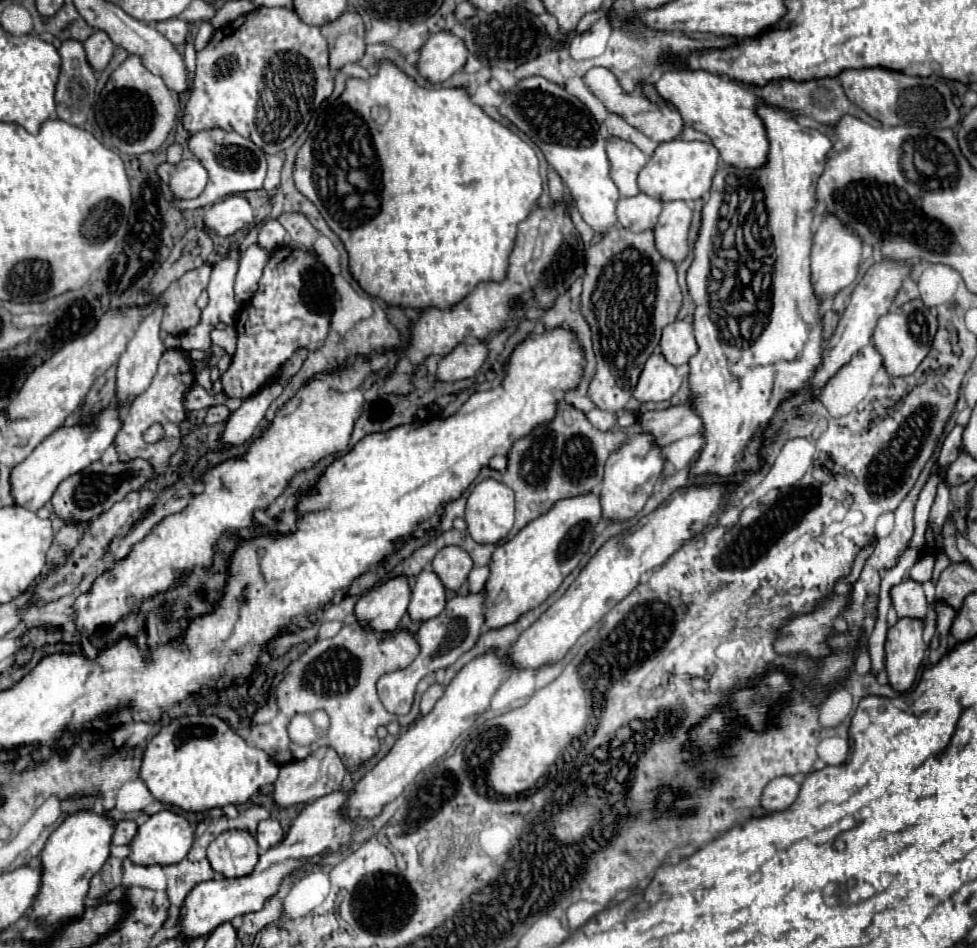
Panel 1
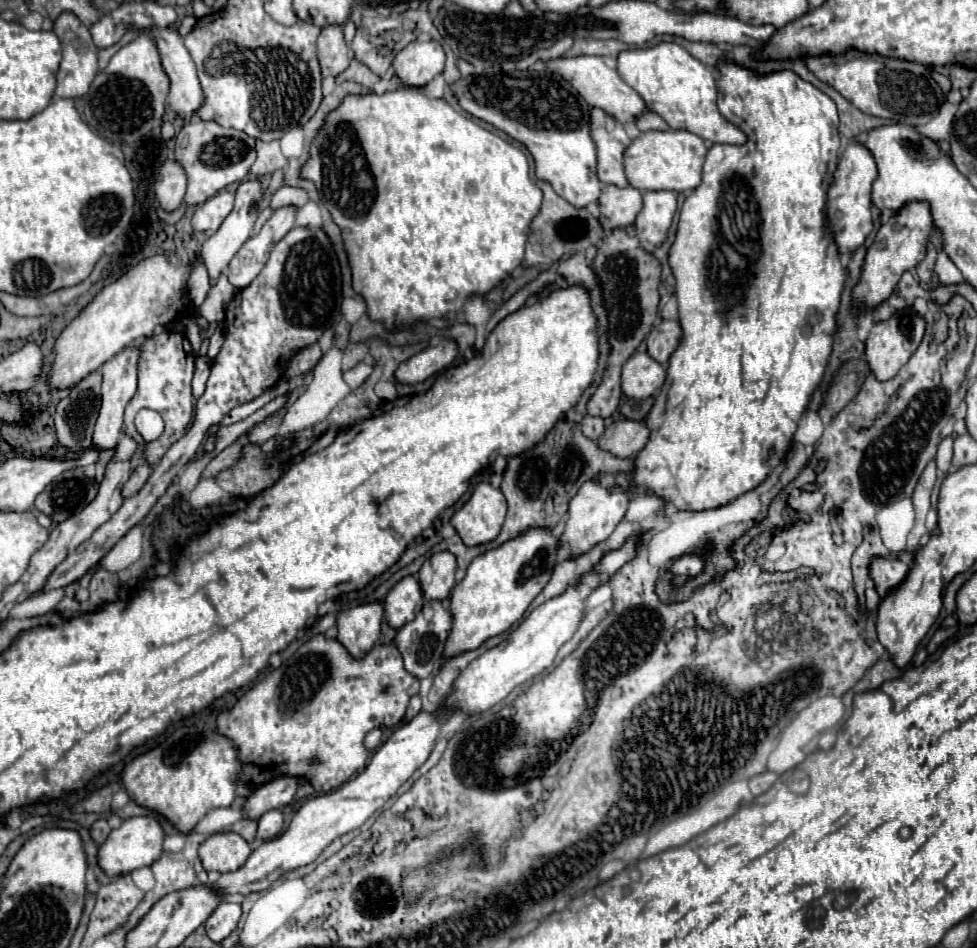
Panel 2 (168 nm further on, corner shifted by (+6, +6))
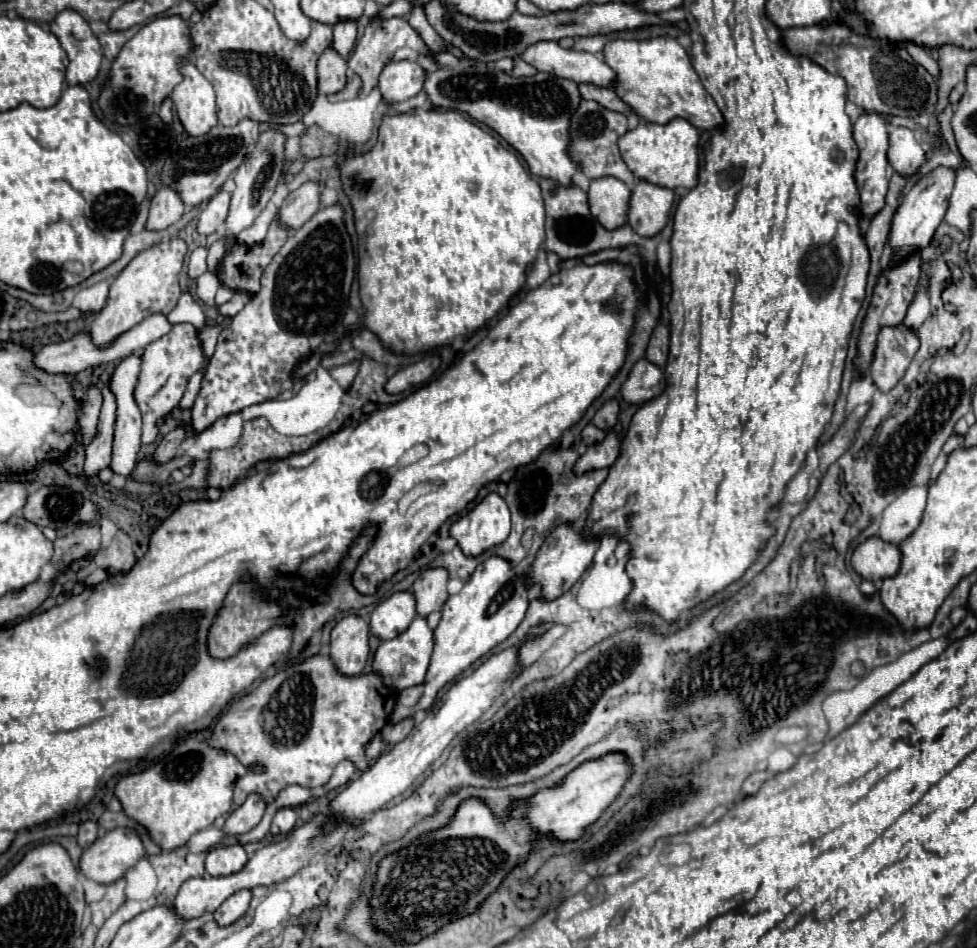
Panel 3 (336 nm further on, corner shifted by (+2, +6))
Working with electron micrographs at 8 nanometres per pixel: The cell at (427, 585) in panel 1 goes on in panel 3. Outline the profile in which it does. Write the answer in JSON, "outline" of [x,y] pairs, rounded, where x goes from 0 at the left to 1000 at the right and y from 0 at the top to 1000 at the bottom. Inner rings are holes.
{"outline":[[[409,623],[391,634],[379,649],[379,670],[389,676],[409,670],[426,651],[426,634],[420,623]]]}

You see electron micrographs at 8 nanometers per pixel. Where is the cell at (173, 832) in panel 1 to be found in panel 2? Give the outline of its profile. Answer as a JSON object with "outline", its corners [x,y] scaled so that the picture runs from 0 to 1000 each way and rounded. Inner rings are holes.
{"outline":[[[135,862],[129,864],[121,874],[117,874],[111,885],[102,891],[100,904],[102,904],[102,915],[111,923],[125,923],[133,921],[135,917],[156,912],[168,902],[168,874],[160,862]]]}

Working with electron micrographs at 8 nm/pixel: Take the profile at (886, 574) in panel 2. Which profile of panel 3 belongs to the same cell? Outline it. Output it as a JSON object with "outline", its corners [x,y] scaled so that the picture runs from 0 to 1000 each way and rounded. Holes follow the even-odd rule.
{"outline":[[[888,566],[880,573],[870,590],[874,602],[888,613],[913,609],[921,600],[921,579],[901,566]]]}

